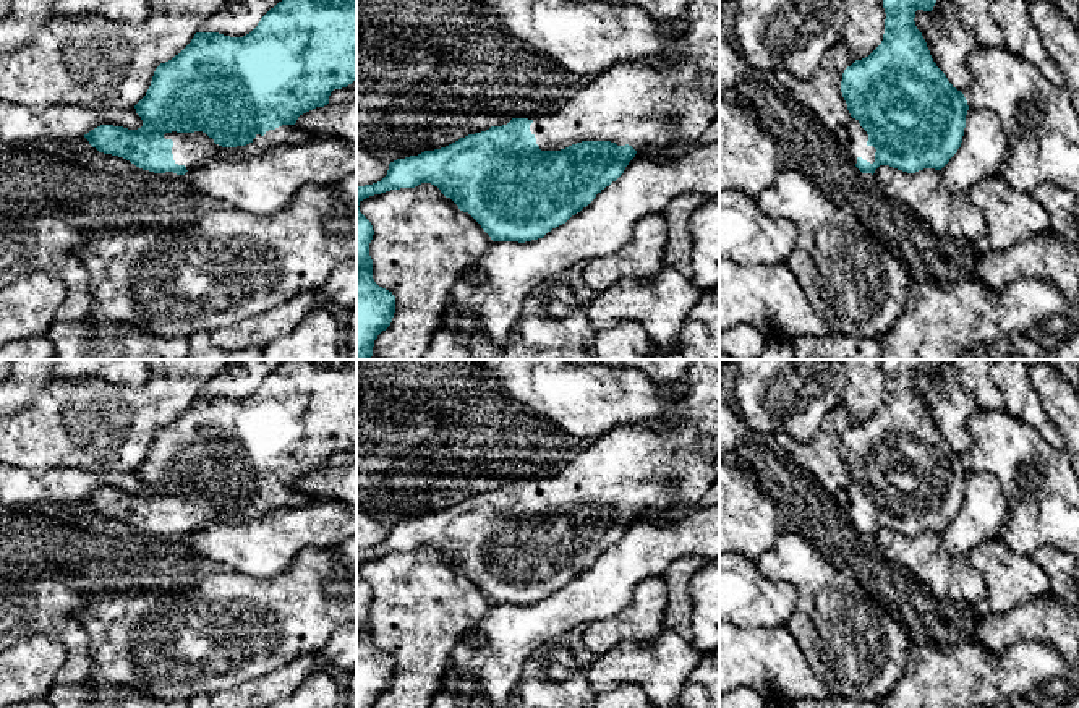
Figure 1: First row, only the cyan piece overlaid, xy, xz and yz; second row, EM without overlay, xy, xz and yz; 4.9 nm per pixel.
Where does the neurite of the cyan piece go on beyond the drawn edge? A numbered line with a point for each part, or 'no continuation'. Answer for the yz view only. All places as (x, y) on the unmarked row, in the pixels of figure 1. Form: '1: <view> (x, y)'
1: yz (852, 499)

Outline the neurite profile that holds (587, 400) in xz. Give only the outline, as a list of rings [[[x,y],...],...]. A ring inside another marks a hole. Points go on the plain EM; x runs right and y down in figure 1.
[[[478,360],[501,389],[533,413],[559,424],[569,436],[593,442],[616,426],[646,426],[659,420],[679,423],[682,389],[664,392],[633,368],[608,368],[570,360]]]

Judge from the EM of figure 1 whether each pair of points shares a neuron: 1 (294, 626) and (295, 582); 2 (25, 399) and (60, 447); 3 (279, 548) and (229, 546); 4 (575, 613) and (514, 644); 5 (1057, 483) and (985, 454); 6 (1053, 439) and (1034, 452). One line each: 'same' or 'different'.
1: same
2: different
3: same
4: same
5: same
6: different

